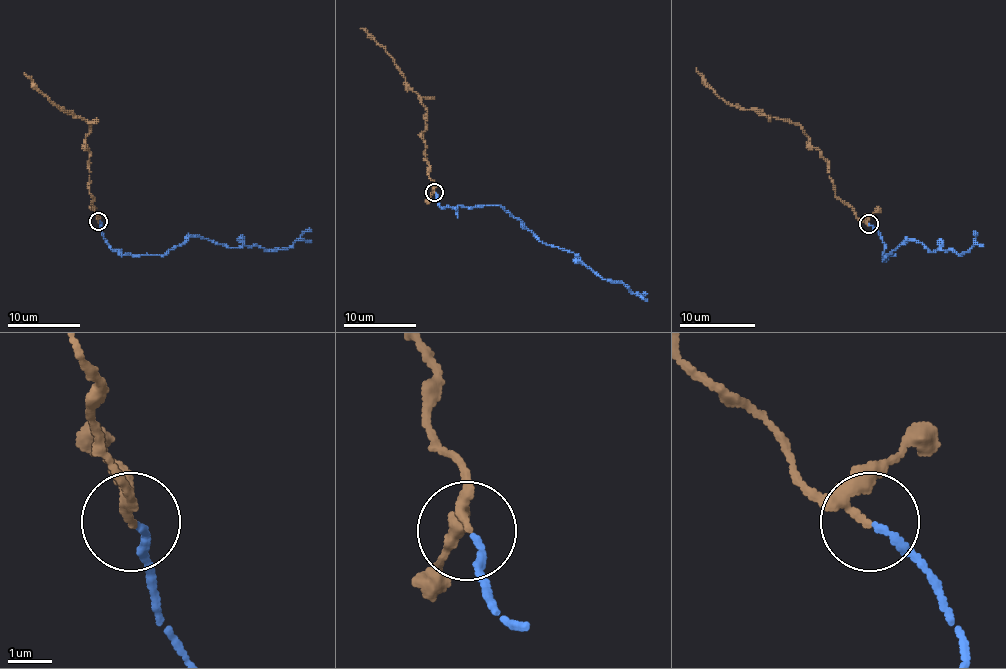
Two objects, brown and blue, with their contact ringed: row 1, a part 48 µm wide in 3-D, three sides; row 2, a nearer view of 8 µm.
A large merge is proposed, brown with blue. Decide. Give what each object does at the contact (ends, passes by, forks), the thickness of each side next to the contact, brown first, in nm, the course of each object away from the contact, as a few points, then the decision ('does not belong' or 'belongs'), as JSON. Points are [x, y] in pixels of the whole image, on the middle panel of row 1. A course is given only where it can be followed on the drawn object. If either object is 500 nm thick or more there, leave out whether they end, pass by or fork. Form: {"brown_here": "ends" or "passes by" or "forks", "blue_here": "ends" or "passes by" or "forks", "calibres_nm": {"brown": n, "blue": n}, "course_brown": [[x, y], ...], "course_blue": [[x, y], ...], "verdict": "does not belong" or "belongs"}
{"brown_here": "passes by", "blue_here": "ends", "calibres_nm": {"brown": 160, "blue": 160}, "course_brown": [[434, 192], [421, 135], [427, 115], [421, 99], [409, 86], [392, 57], [360, 28]], "course_blue": [[436, 192], [438, 203], [448, 207], [501, 205], [539, 239], [569, 250], [604, 279], [647, 294]], "verdict": "belongs"}

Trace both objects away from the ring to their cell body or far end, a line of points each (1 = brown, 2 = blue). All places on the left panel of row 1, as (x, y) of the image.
1: (98, 220), (89, 193), (89, 148), (85, 137), (91, 123), (56, 107), (24, 72)
2: (100, 220), (102, 233), (112, 249), (123, 255), (165, 255), (190, 237), (233, 248), (288, 249), (311, 230)

